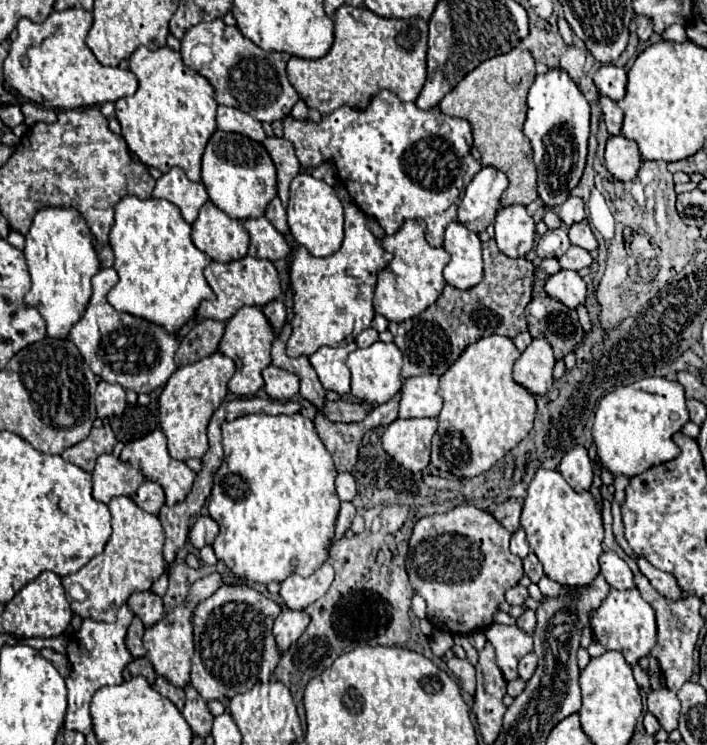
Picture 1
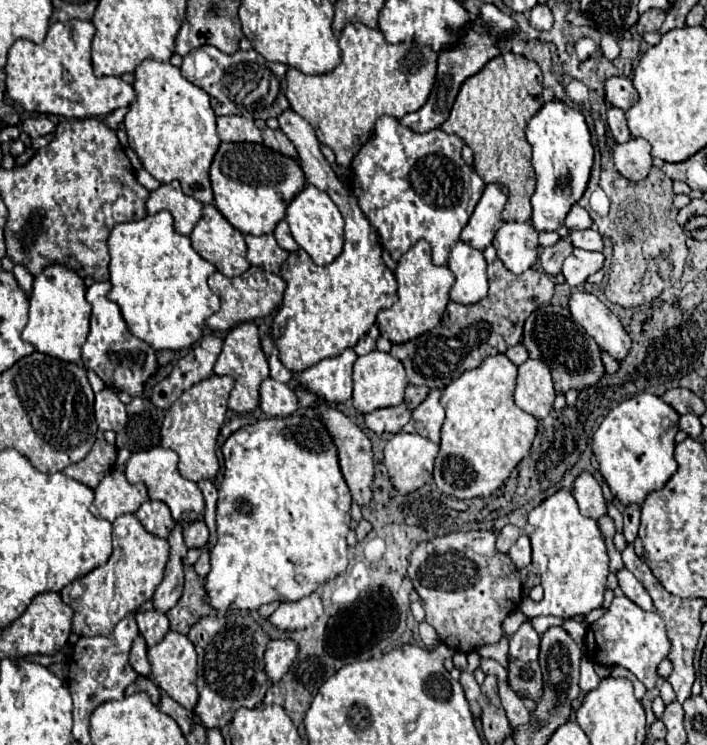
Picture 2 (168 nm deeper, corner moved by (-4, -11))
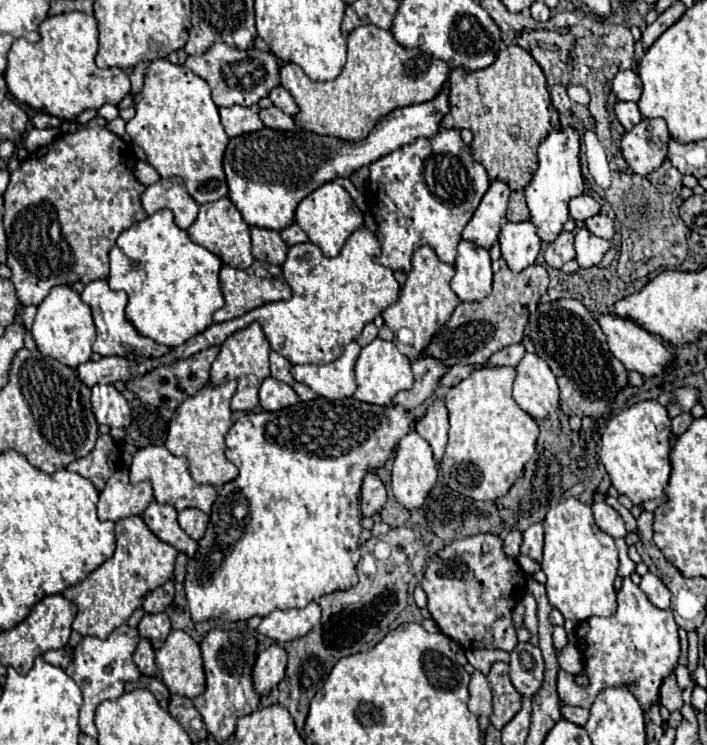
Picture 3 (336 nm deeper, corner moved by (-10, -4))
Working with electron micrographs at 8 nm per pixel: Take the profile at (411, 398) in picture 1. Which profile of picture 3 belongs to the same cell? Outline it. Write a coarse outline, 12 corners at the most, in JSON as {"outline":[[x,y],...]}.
{"outline":[[434,400],[416,422],[440,464],[448,442],[448,410]]}

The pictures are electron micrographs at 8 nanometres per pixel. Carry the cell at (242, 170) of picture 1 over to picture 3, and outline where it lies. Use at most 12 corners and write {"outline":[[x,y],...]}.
{"outline":[[448,86],[396,108],[360,142],[308,130],[230,138],[228,198],[284,230],[302,198],[418,138]]}

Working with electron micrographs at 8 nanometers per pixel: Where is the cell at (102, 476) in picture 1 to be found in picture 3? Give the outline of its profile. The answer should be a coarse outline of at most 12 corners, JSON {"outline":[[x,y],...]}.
{"outline":[[128,470],[100,492],[98,518],[140,516],[152,500],[148,482],[130,484]]}

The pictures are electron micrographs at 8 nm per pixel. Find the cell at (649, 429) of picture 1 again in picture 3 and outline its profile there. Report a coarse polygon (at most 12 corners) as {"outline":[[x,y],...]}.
{"outline":[[656,400],[612,416],[598,456],[648,512],[668,500],[670,418]]}

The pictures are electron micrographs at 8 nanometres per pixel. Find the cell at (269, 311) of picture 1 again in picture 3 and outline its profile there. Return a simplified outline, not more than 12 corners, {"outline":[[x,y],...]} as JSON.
{"outline":[[270,352],[272,378],[294,386],[292,364],[280,354]]}

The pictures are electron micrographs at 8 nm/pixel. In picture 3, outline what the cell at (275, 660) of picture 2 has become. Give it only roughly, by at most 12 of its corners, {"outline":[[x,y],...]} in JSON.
{"outline":[[278,644],[258,652],[252,682],[258,696],[284,678],[286,650]]}

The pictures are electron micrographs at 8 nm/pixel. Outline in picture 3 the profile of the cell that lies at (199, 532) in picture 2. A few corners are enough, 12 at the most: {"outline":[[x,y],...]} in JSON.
{"outline":[[198,508],[178,512],[178,524],[192,540],[204,536],[208,514]]}

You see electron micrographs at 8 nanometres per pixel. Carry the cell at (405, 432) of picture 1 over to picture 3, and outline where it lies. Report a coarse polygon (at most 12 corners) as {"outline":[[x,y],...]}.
{"outline":[[410,432],[392,466],[400,506],[420,508],[438,468],[428,442]]}

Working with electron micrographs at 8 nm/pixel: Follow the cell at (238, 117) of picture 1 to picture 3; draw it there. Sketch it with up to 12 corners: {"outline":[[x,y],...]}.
{"outline":[[246,106],[220,108],[230,138],[264,126]]}

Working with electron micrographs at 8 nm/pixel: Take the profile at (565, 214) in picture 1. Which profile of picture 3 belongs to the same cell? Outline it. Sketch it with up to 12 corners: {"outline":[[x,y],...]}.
{"outline":[[590,194],[570,200],[570,216],[576,222],[600,212],[600,204]]}

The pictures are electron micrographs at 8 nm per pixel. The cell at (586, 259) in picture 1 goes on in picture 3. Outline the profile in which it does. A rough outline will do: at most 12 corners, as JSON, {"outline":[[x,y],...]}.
{"outline":[[588,228],[576,234],[576,260],[580,268],[600,264],[610,242]]}

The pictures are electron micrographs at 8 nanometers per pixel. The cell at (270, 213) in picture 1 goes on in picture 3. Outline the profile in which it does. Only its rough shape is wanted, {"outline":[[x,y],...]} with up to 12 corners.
{"outline":[[298,224],[280,232],[288,246],[308,242],[308,236]]}

